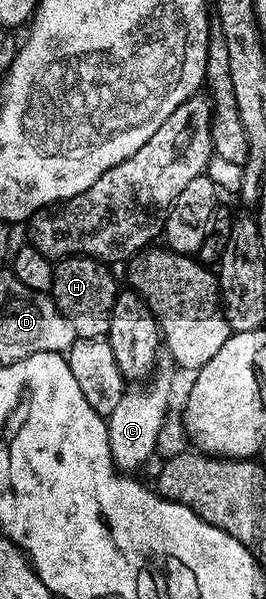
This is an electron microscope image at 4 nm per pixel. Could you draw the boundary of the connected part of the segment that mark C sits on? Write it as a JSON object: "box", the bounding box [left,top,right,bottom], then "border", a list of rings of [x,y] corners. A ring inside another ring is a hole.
{"box":[106,355,174,472],"border":[[[160,355],[157,356],[154,365],[154,372],[143,384],[139,387],[125,388],[122,400],[116,404],[114,411],[110,411],[106,419],[111,457],[119,472],[137,472],[136,469],[142,463],[153,457],[156,453],[158,431],[161,430],[165,415],[170,412],[168,400],[172,397],[174,362],[171,357]],[[140,387],[141,389],[136,389]]]}

